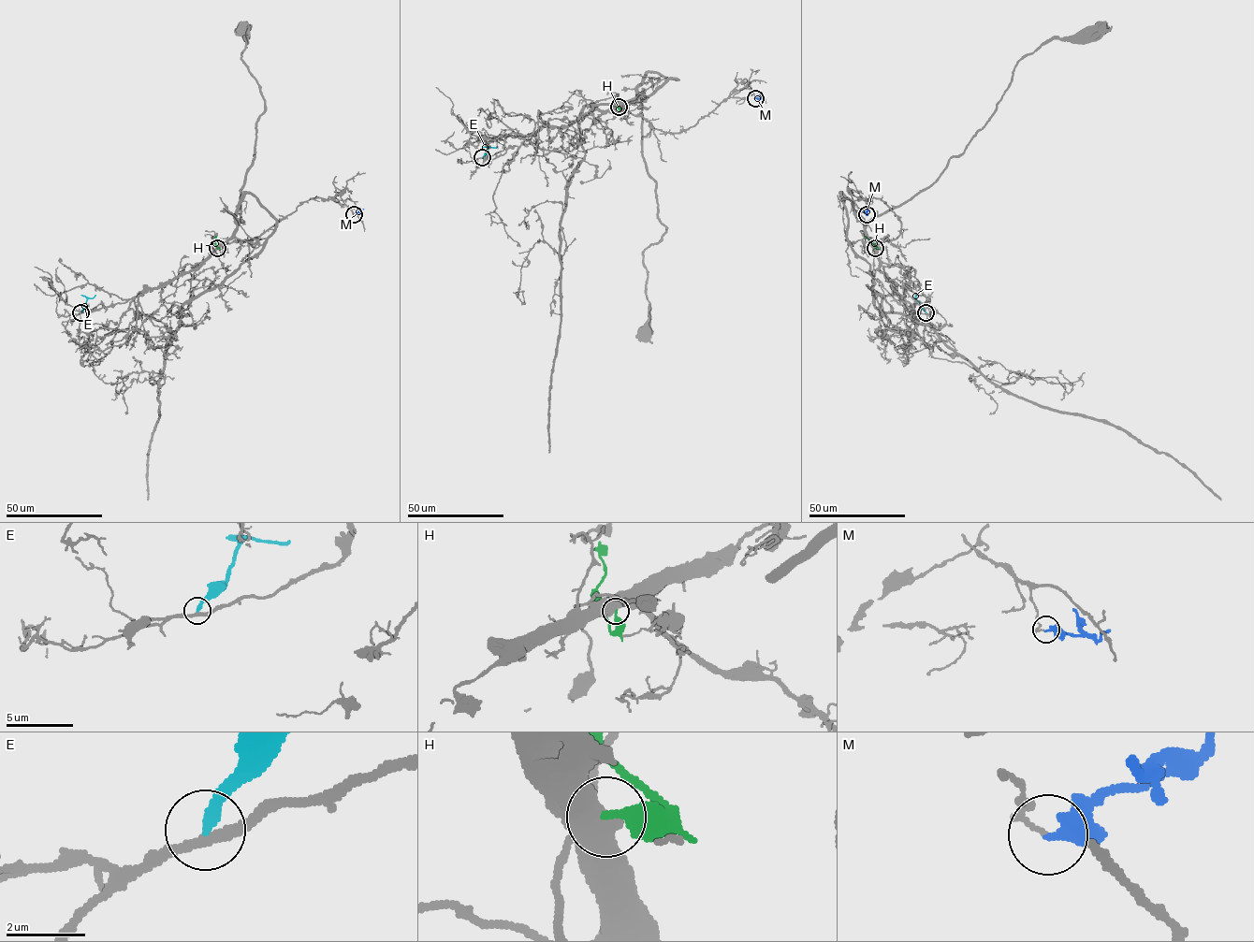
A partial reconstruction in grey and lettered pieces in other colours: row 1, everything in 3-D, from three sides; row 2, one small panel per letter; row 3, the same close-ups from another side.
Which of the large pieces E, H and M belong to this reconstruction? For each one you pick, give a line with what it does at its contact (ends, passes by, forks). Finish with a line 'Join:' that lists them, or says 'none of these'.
Join: none of these

